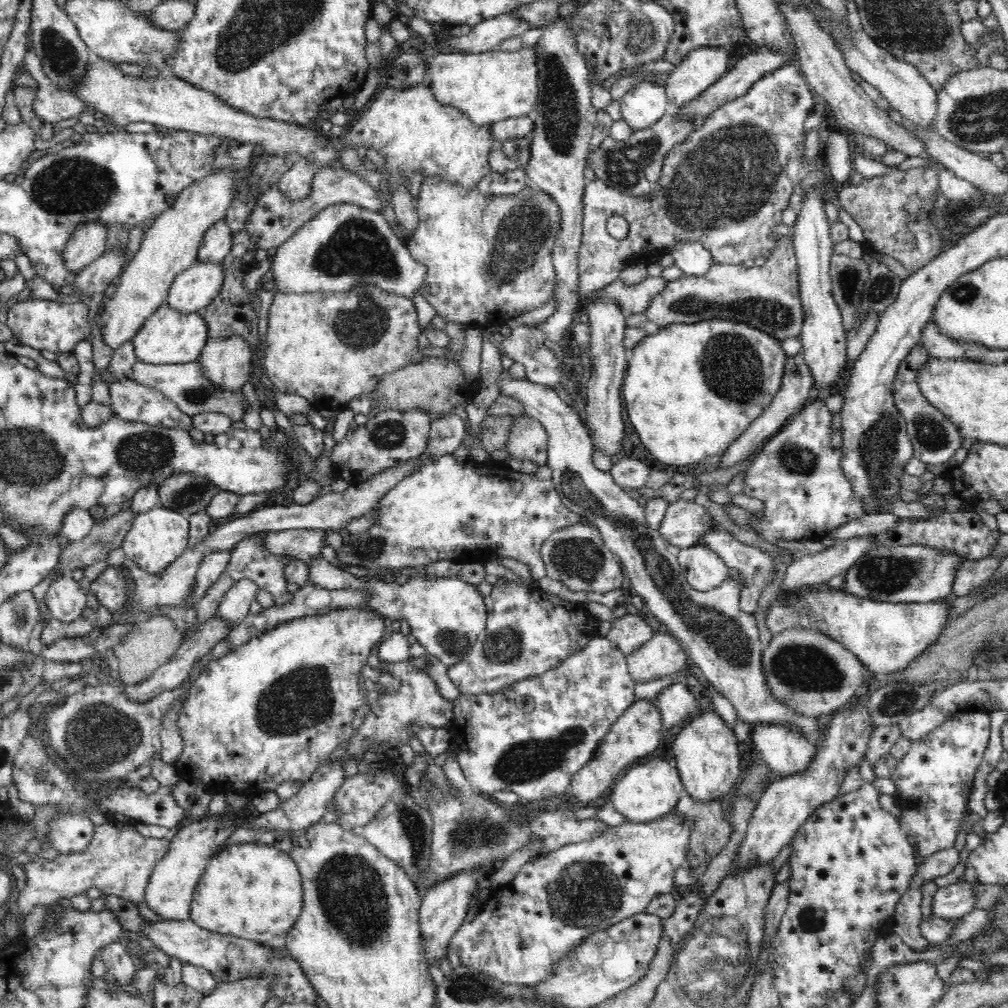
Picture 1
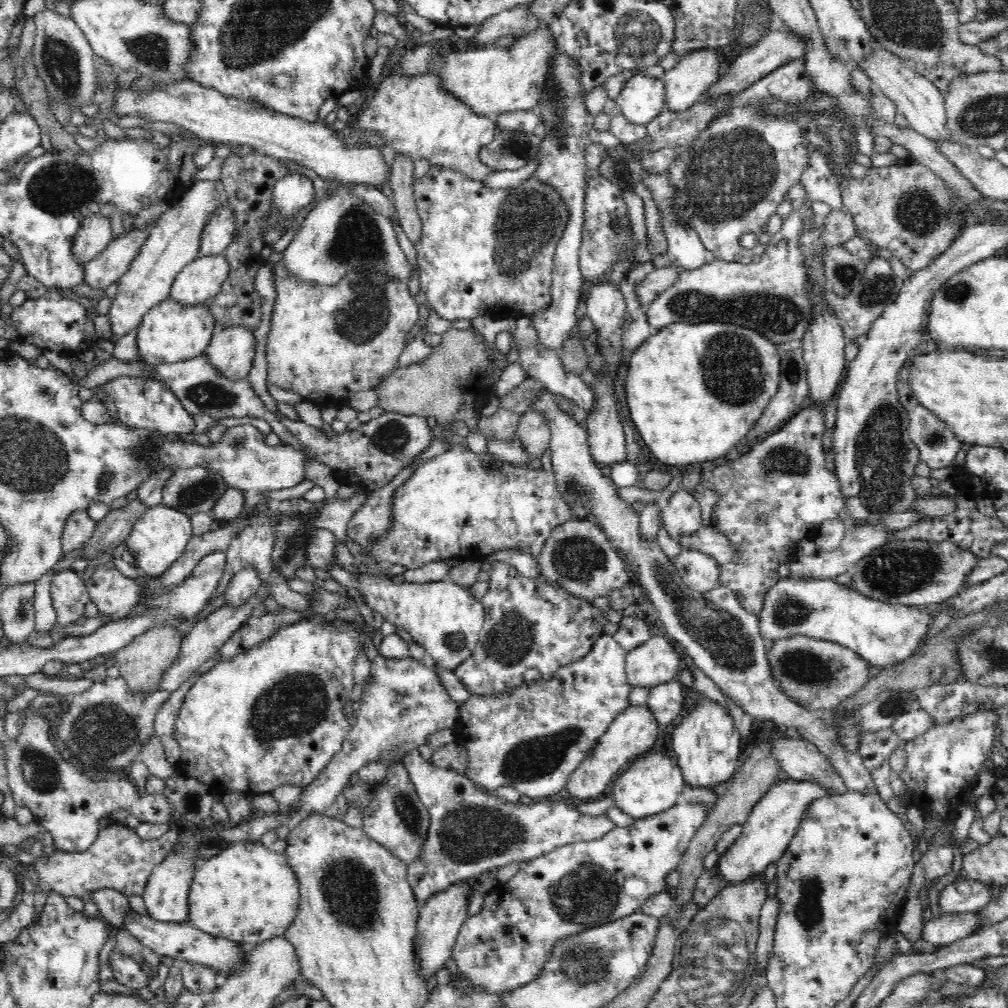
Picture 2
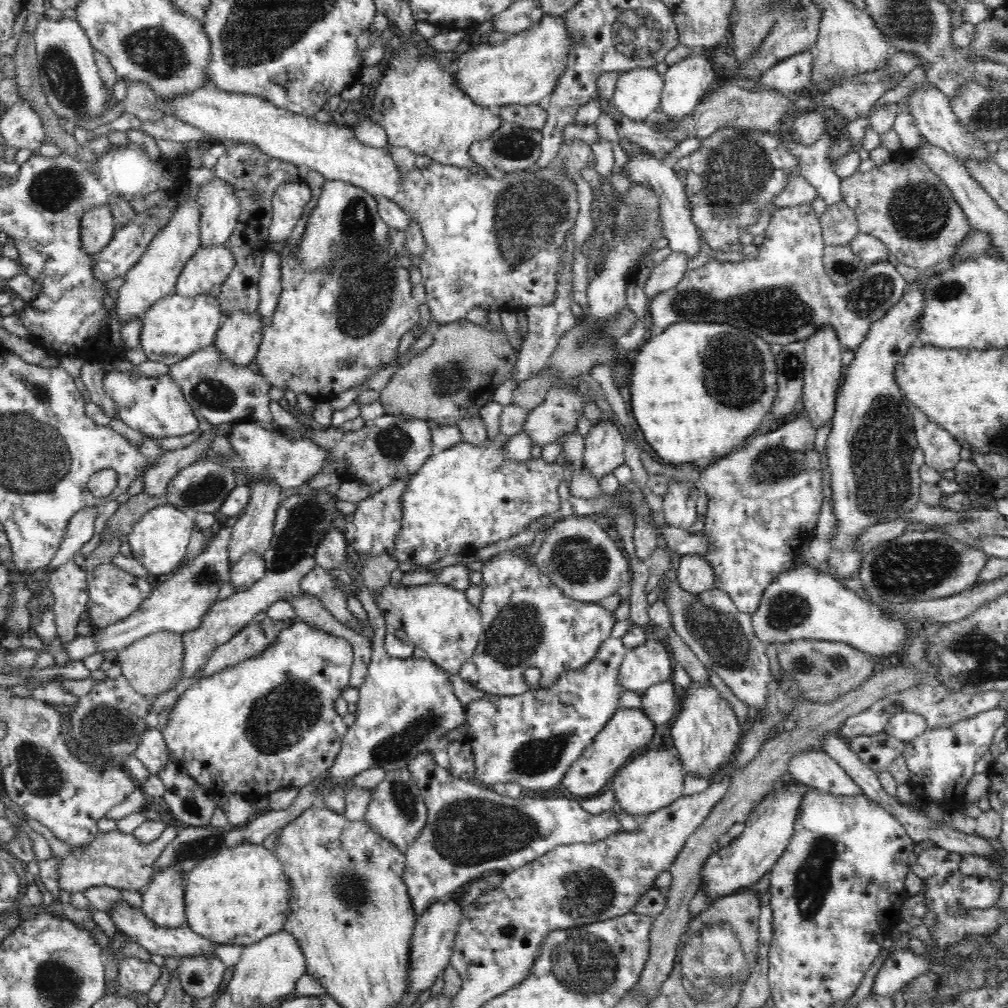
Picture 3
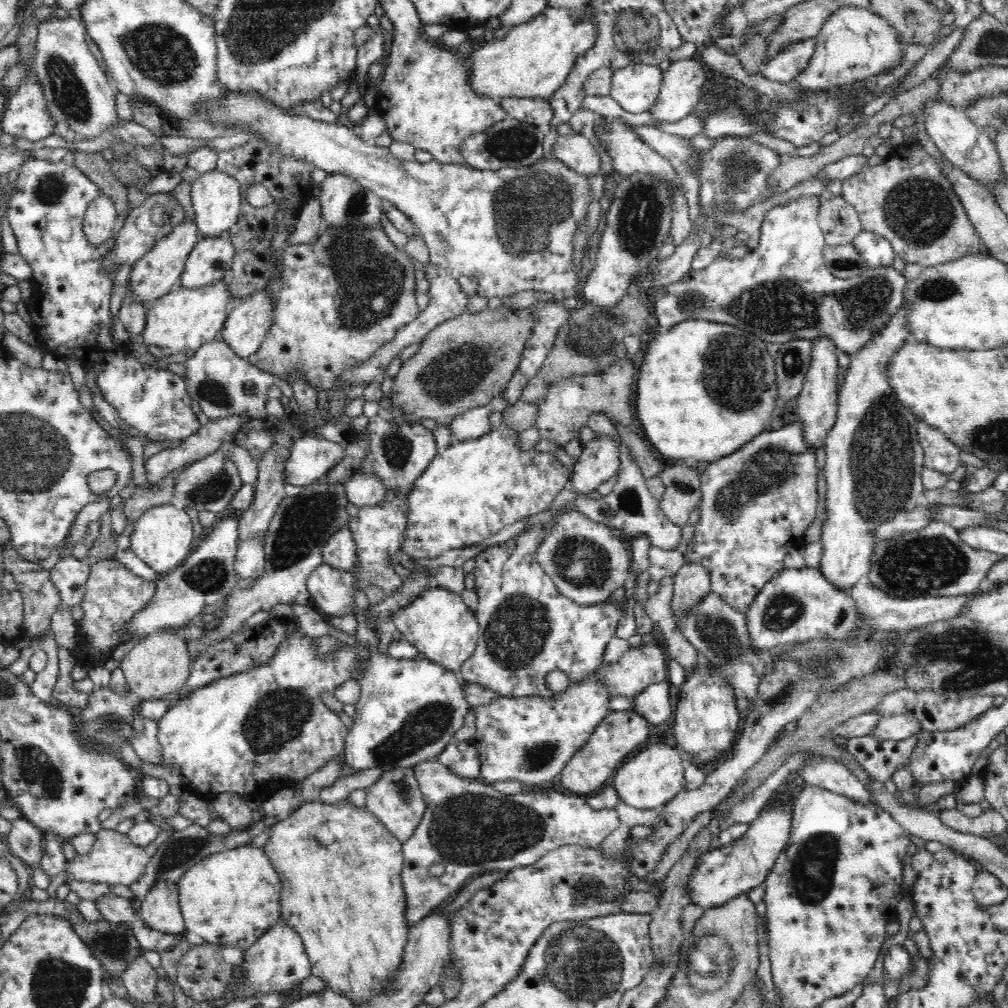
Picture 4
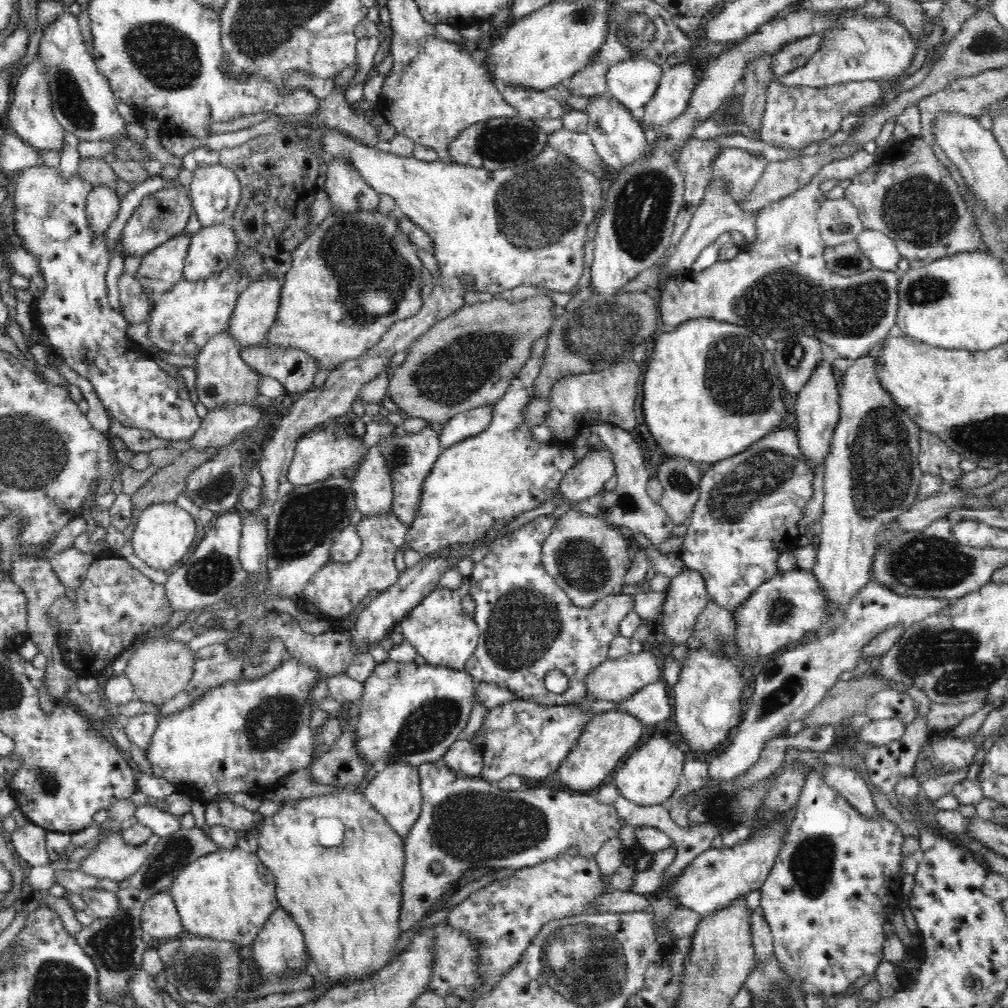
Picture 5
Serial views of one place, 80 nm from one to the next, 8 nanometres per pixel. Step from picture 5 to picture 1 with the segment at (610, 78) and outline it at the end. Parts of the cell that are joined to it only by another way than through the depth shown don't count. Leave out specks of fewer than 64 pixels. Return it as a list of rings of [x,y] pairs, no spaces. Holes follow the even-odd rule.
[[[637,83],[620,100],[622,120],[633,131],[640,131],[654,126],[673,109],[667,97],[664,85],[659,83]]]

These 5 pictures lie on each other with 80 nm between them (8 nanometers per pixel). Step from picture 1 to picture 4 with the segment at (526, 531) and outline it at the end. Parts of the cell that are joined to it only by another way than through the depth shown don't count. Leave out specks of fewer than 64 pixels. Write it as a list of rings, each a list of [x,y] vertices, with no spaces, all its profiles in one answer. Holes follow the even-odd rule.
[[[504,416],[500,426],[491,428],[477,439],[452,443],[448,449],[435,456],[431,466],[415,483],[415,490],[408,496],[407,530],[401,550],[405,558],[436,558],[448,550],[474,546],[496,535],[518,520],[548,510],[556,496],[569,482],[570,470],[558,462],[551,452],[538,452],[535,448],[520,448],[520,431],[510,427]]]

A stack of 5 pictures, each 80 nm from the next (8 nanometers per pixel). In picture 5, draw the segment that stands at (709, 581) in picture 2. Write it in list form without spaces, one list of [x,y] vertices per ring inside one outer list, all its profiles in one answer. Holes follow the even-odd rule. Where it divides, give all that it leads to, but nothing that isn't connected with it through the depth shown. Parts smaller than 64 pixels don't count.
[[[684,568],[676,578],[671,579],[666,589],[666,599],[661,610],[662,630],[667,640],[667,648],[687,644],[688,638],[695,634],[696,622],[709,604],[708,591],[700,573]]]

